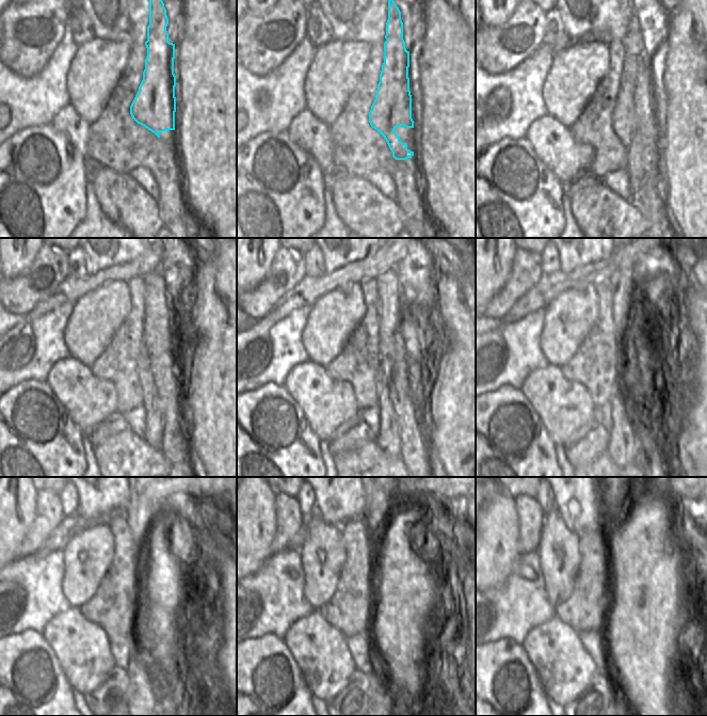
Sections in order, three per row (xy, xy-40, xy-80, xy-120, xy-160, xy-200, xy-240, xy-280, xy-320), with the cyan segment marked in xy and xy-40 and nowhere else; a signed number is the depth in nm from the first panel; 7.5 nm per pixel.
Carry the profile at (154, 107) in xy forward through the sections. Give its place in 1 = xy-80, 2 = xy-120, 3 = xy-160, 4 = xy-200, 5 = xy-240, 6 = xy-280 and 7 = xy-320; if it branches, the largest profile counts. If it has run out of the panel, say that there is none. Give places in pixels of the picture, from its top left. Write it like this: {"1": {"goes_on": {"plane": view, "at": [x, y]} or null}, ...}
{"1": {"goes_on": {"plane": "xy-80", "at": [624, 116]}}, "2": {"goes_on": {"plane": "xy-120", "at": [153, 435]}}, "3": {"goes_on": {"plane": "xy-160", "at": [388, 438]}}, "4": {"goes_on": {"plane": "xy-200", "at": [623, 447]}}, "5": {"goes_on": {"plane": "xy-240", "at": [145, 687]}}, "6": {"goes_on": {"plane": "xy-280", "at": [380, 694]}}, "7": {"goes_on": {"plane": "xy-320", "at": [616, 693]}}}

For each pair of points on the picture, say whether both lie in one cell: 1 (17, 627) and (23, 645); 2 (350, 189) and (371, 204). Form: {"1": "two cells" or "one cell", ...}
{"1": "two cells", "2": "one cell"}

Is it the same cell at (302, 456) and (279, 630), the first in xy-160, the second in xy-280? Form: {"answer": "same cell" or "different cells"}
{"answer": "different cells"}

